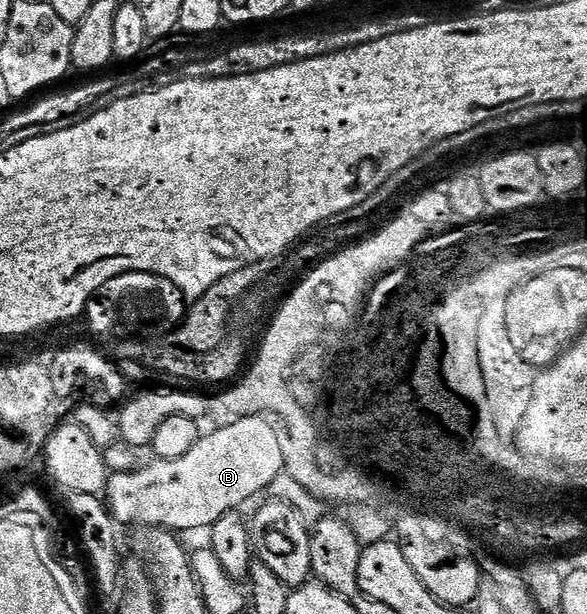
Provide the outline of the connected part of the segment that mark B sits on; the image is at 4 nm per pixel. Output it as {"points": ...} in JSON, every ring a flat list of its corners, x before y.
{"points":[[246,416,231,420,231,425,215,433,199,436,198,442,180,459,151,460,146,469,131,473,115,473,107,480,105,500,109,513,119,526,146,525,150,529,202,529,209,530,220,515,237,510,238,505,253,499,257,493,266,493,270,484,284,471,282,437,269,425,265,416]]}

